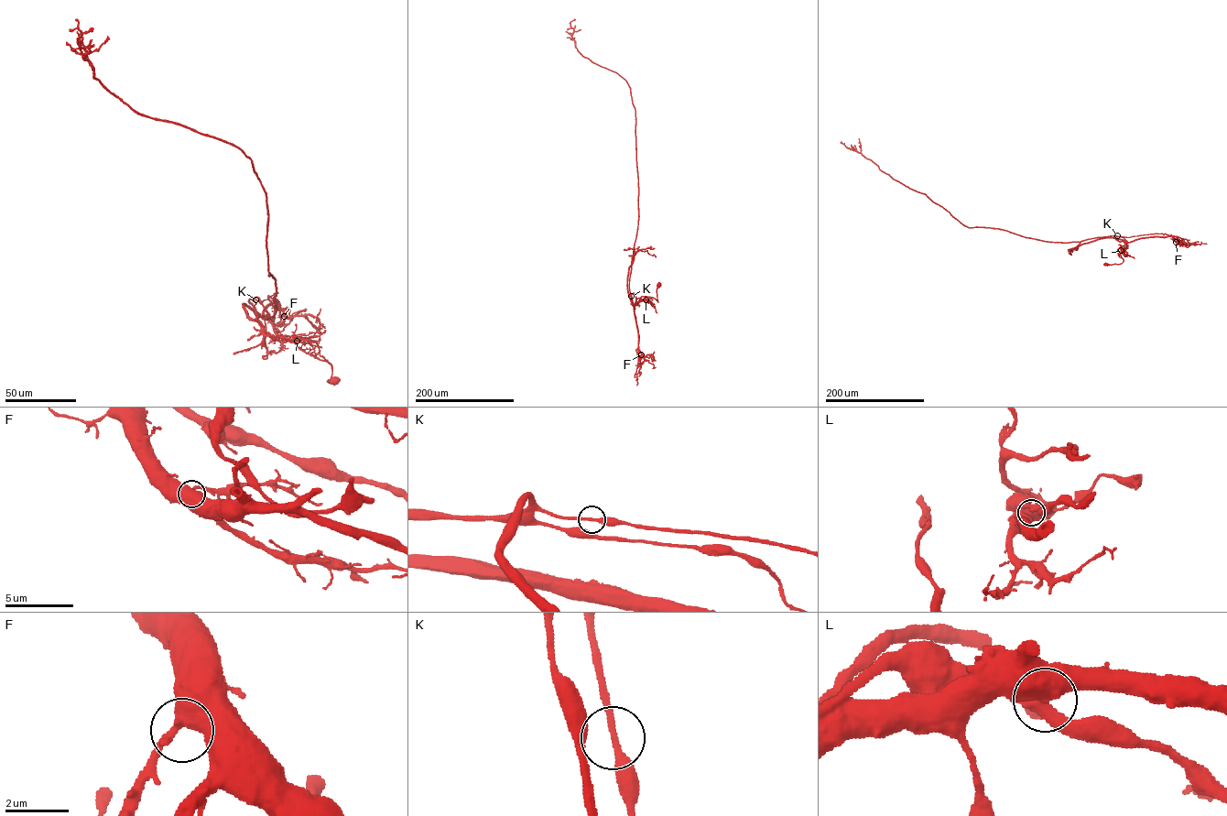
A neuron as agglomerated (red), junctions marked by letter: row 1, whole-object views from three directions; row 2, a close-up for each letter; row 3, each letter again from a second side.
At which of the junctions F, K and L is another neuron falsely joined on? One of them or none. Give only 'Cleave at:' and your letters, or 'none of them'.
Cleave at: none of them

